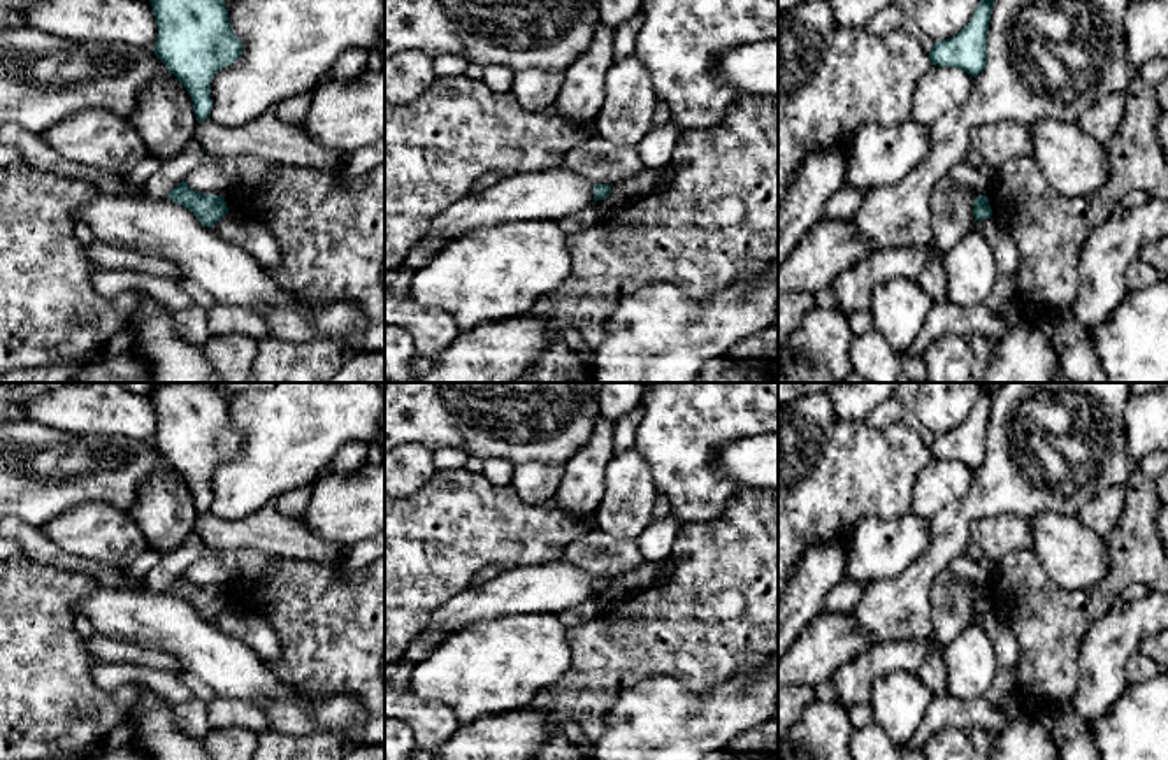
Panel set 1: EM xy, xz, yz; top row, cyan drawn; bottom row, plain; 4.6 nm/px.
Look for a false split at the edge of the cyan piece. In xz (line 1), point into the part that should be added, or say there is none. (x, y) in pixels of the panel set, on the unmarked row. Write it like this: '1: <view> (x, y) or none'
1: none

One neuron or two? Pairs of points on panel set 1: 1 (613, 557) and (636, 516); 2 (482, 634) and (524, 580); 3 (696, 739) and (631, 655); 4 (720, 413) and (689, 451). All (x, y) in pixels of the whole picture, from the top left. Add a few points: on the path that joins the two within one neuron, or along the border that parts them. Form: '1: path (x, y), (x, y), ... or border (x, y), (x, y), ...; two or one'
1: border (599, 527), (617, 537), (634, 539); two
2: border (533, 611), (478, 620), (454, 632); two
3: border (691, 688), (654, 676), (631, 685), (615, 702); two
4: path (717, 422), (696, 443); one

